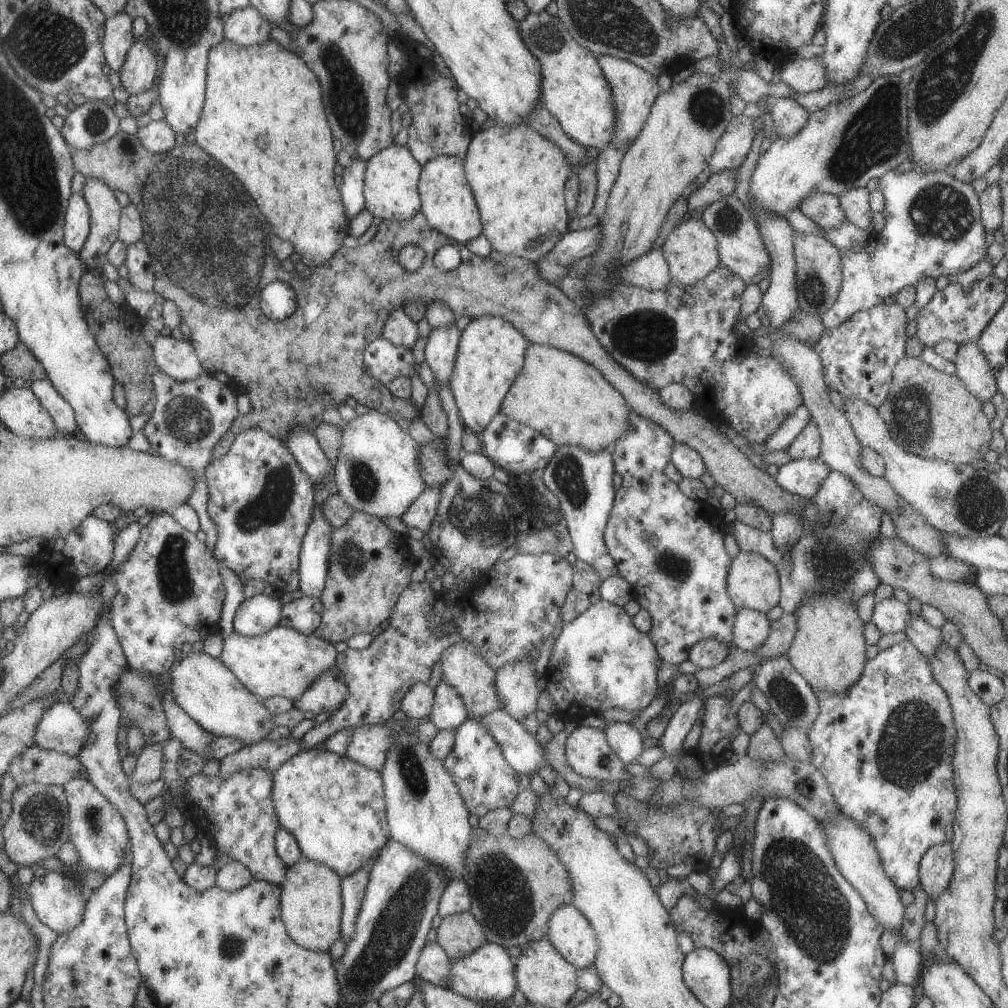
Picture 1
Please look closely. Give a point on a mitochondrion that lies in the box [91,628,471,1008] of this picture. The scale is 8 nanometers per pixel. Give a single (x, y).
(396, 929)

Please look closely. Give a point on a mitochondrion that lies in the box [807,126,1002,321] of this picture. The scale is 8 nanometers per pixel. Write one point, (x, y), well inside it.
(939, 211)

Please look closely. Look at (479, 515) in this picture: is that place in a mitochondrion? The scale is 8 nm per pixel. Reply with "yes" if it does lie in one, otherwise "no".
yes

